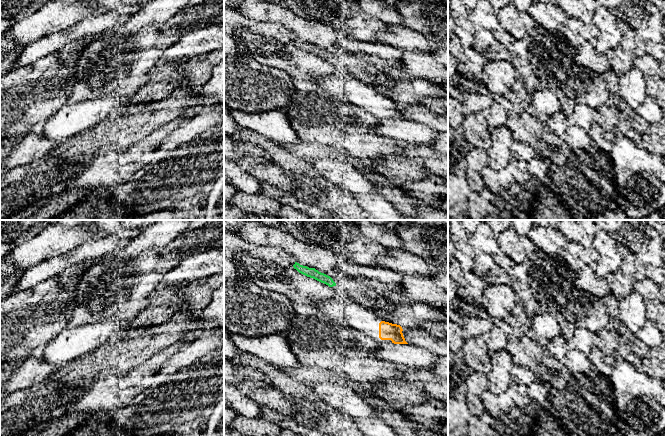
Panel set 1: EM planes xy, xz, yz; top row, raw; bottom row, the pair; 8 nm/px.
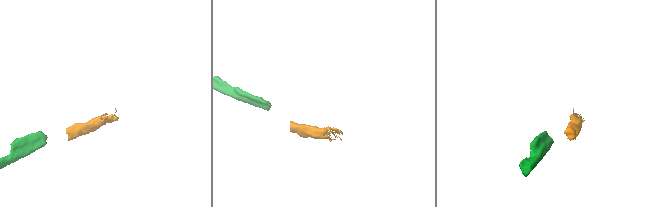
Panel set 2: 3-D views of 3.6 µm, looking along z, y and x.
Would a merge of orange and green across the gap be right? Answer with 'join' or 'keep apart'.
keep apart

